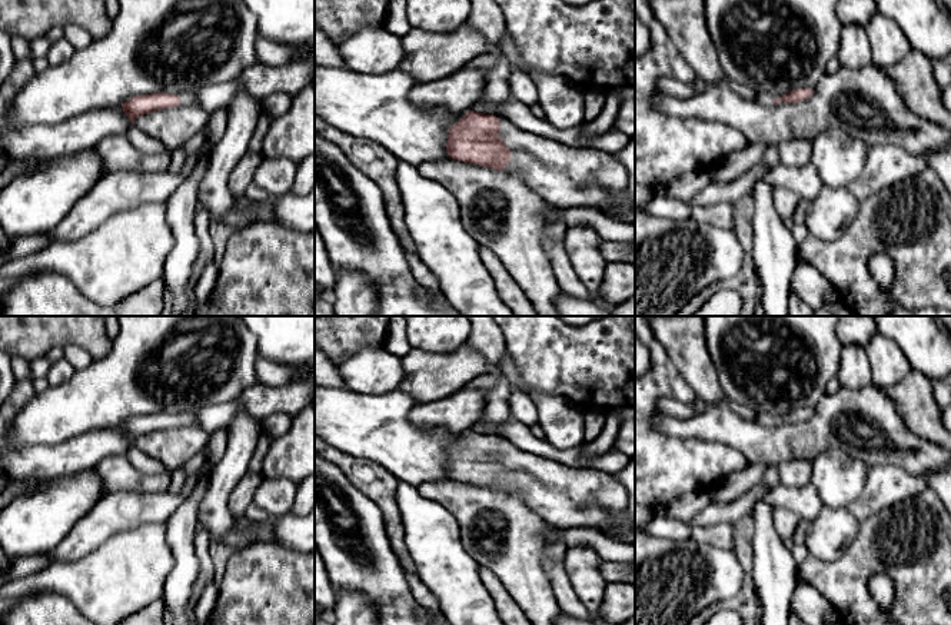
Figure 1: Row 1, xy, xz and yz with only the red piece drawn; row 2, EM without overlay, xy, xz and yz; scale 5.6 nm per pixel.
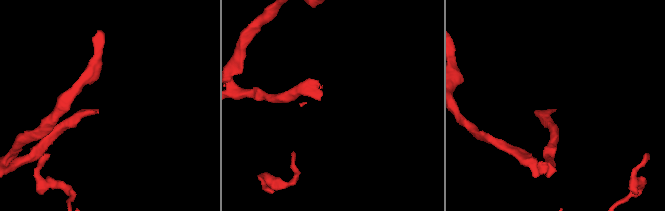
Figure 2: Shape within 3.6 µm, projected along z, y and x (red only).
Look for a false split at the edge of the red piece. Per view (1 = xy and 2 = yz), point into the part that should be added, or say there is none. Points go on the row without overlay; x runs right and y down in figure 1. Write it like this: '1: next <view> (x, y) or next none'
1: next xy (189, 418)
2: next yz (765, 419)

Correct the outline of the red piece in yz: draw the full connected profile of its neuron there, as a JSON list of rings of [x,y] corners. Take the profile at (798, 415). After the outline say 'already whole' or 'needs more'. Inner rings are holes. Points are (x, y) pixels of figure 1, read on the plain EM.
[[[797,409],[787,415],[771,415],[771,413],[759,413],[757,415],[757,420],[765,426],[779,426],[782,423],[798,423],[811,418],[814,413],[812,409]]] | needs more

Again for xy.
[[[186,412],[179,415],[150,413],[130,418],[122,425],[122,430],[130,439],[132,445],[143,435],[173,426],[193,426],[197,425],[196,412]]] | needs more

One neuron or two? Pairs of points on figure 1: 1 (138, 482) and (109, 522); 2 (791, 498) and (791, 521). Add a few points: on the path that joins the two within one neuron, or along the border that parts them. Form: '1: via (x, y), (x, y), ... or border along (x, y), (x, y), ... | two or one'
1: border along (100, 478), (105, 492), (166, 491) | two
2: border along (772, 508), (788, 508), (800, 518) | two

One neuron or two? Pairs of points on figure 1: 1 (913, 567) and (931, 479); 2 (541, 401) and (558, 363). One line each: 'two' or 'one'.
1: two
2: two

